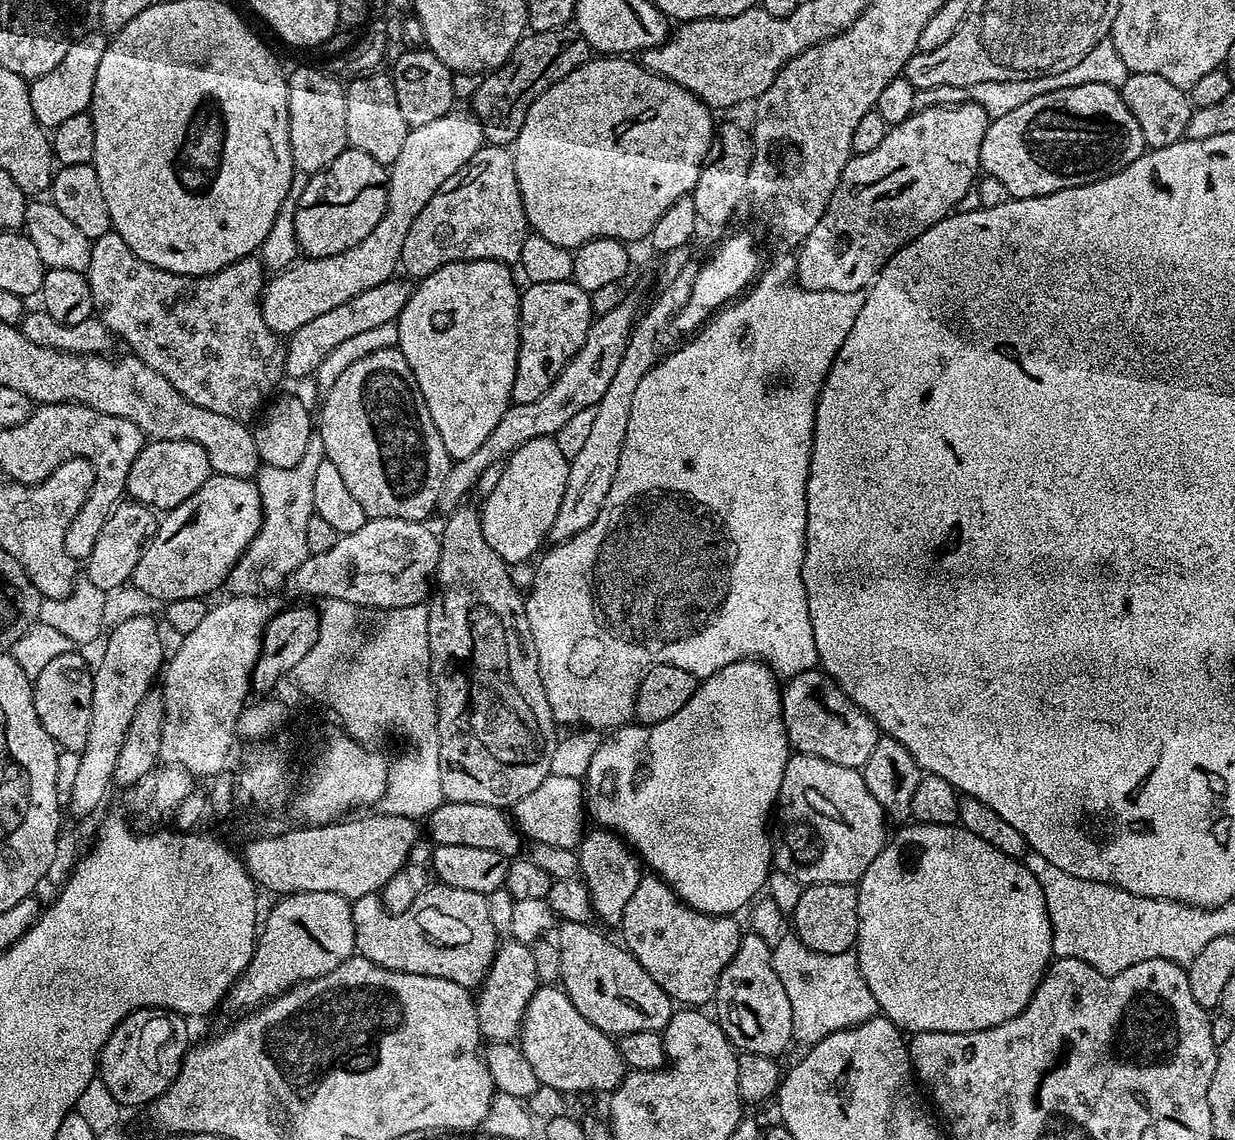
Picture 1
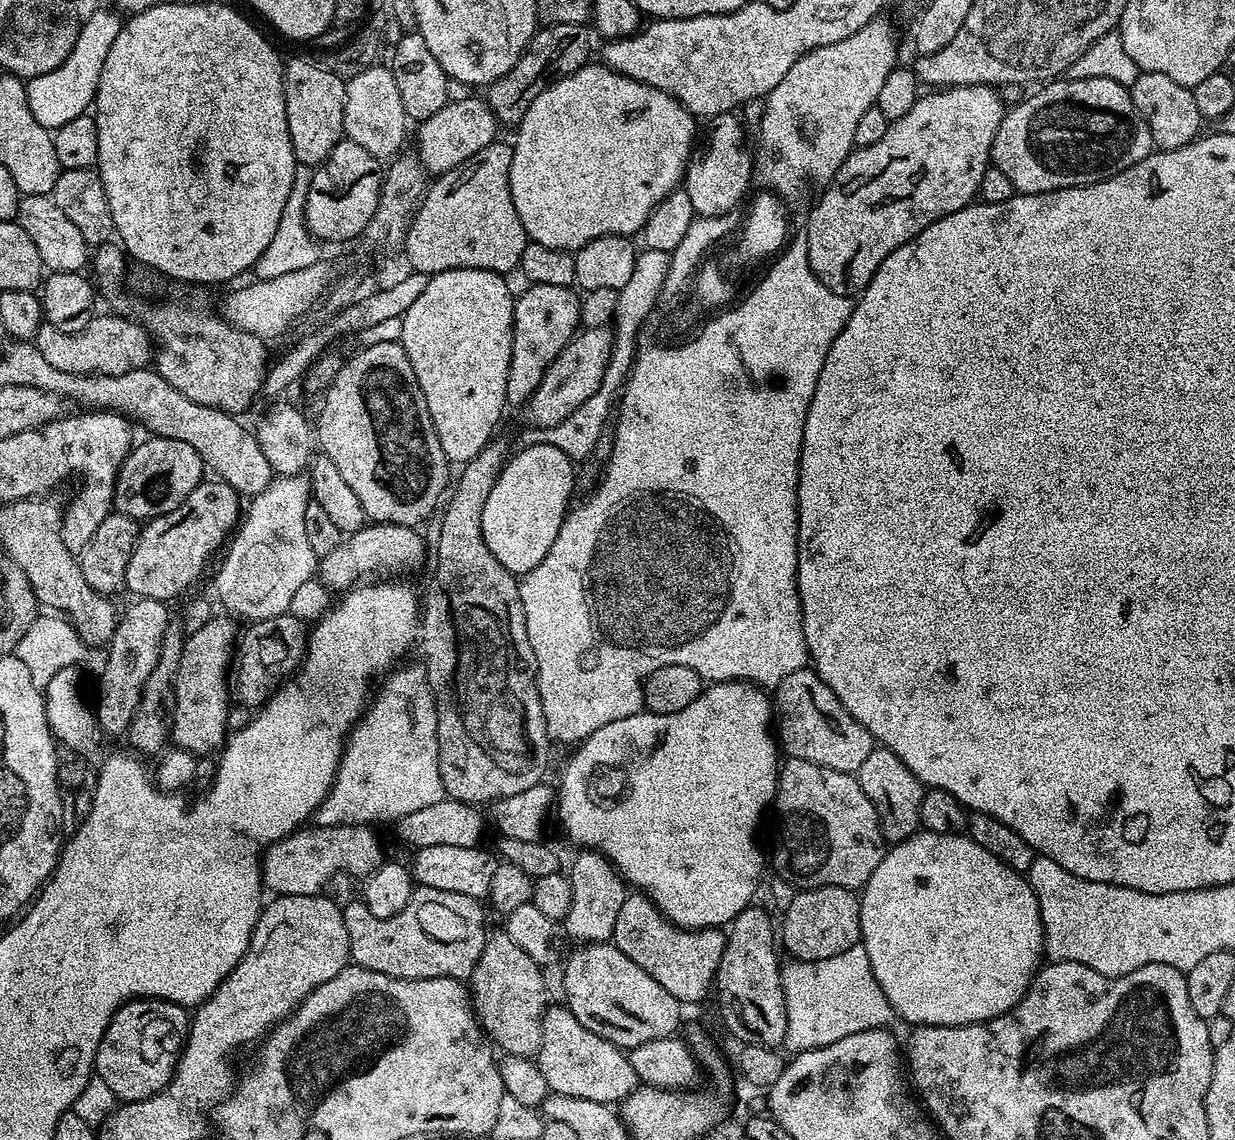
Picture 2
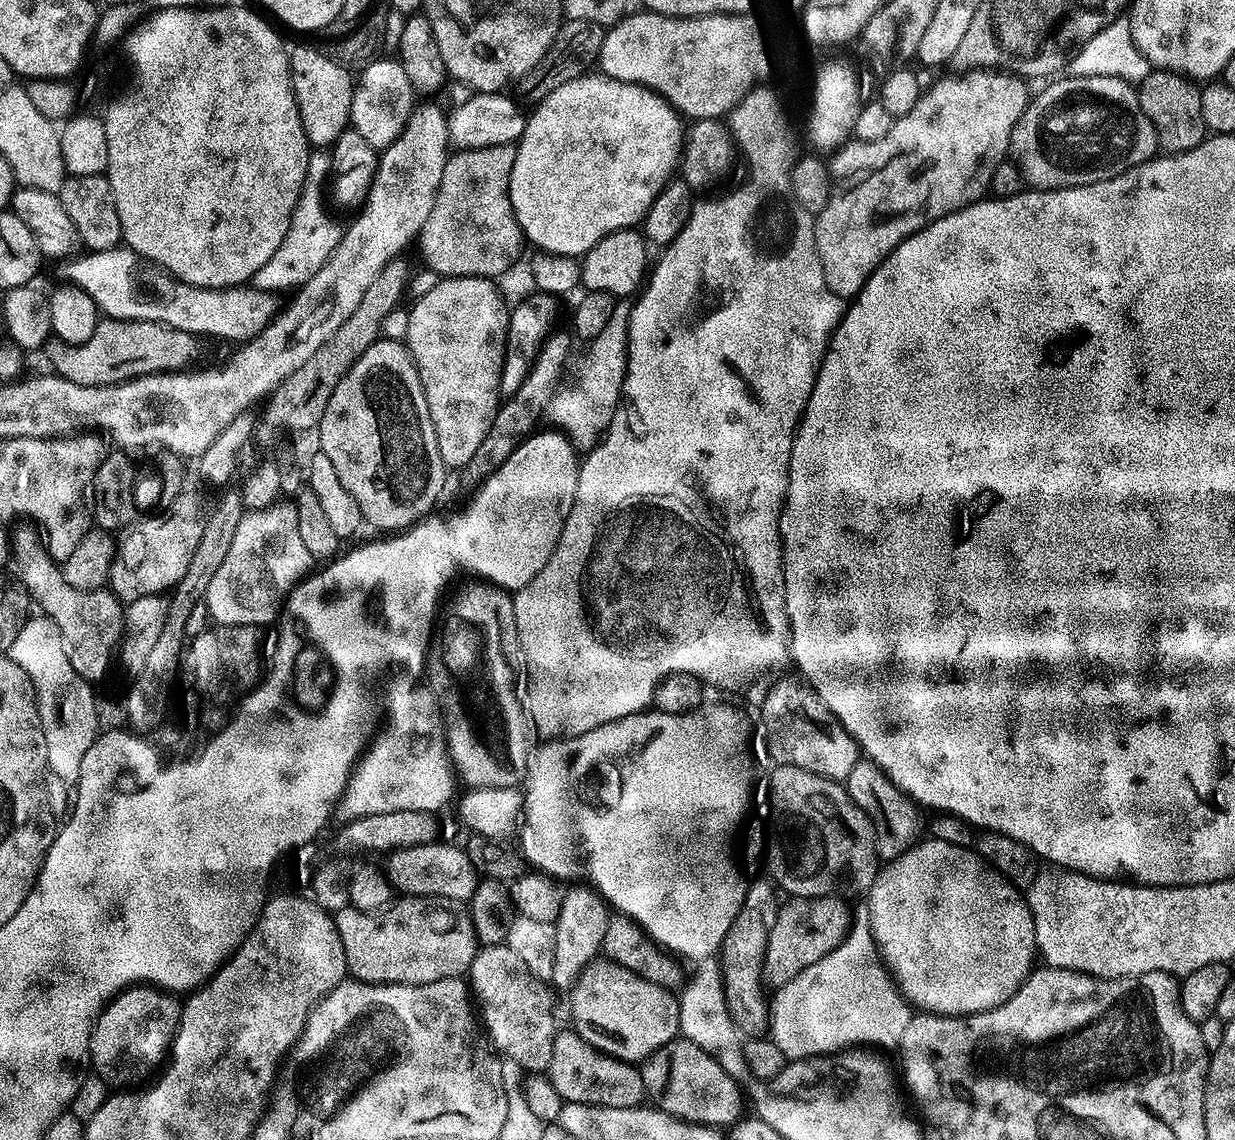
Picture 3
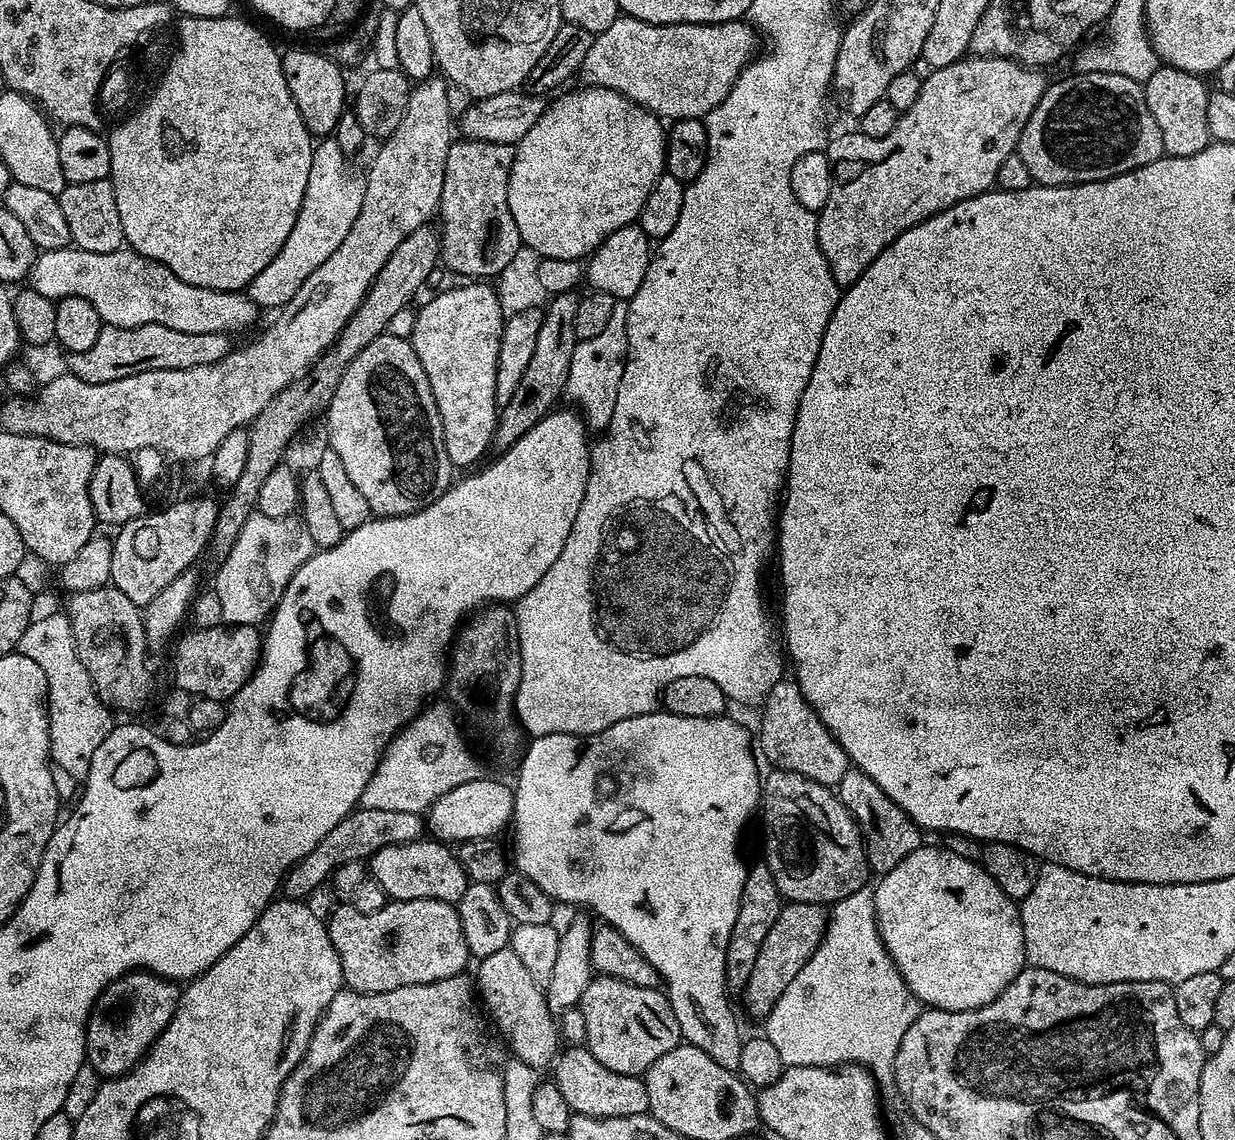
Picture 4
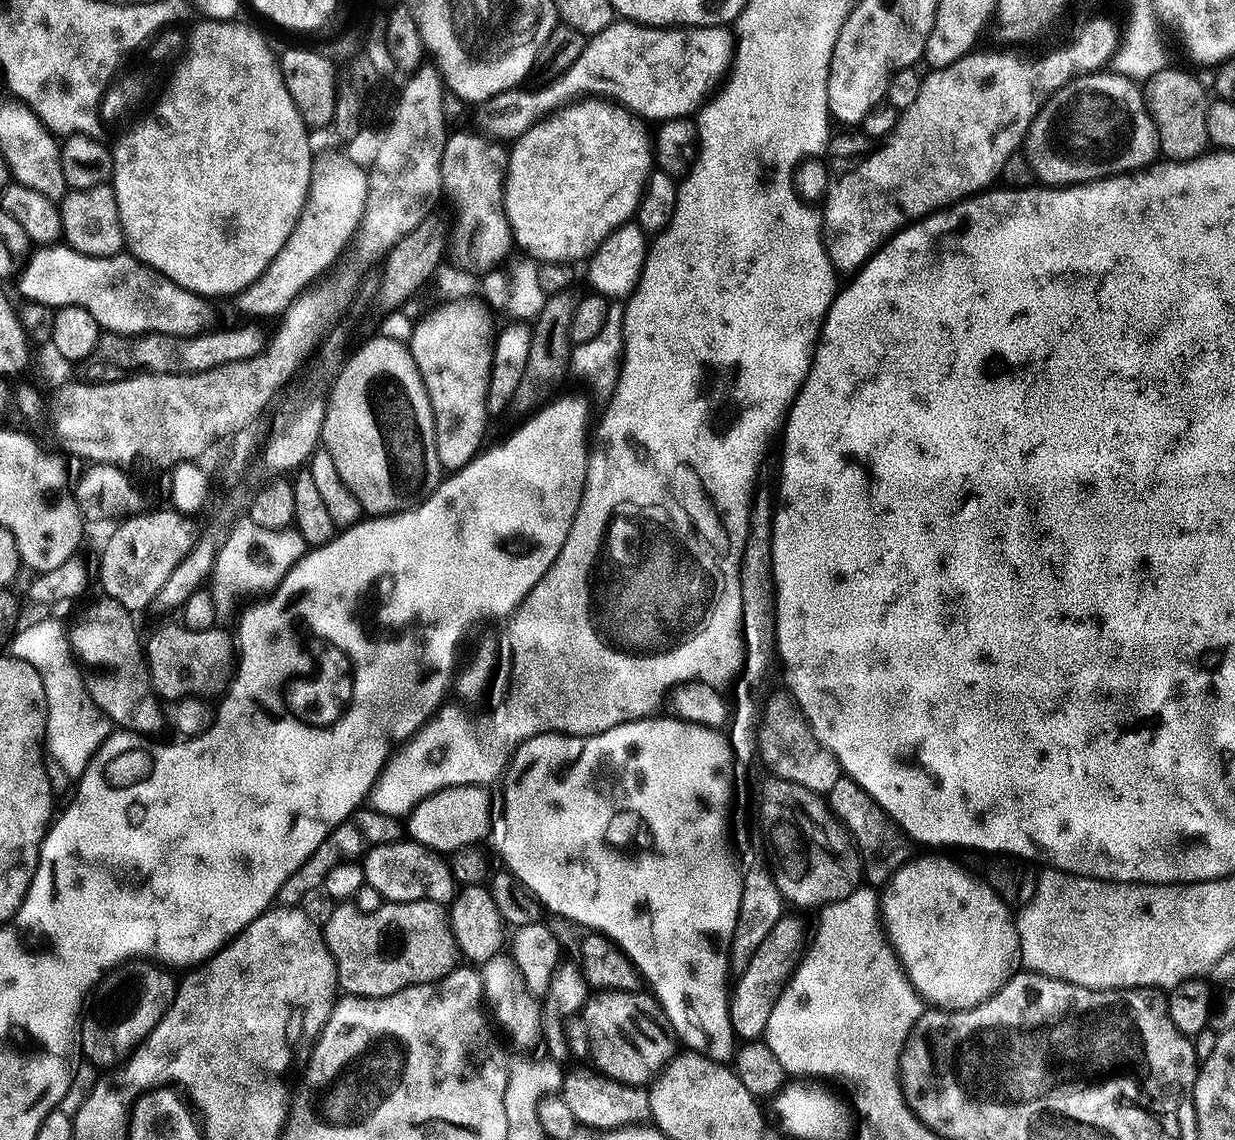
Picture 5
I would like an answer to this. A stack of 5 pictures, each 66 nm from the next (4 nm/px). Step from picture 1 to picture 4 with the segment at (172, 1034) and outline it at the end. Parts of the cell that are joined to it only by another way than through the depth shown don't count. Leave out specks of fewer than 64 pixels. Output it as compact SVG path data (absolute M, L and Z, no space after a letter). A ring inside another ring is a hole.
M133 970L127 976L120 977L105 988L104 993L96 1002L95 1014L88 1018L86 1046L84 1055L92 1069L104 1078L119 1078L132 1071L145 1056L148 1055L156 1039L166 1030L176 1012L176 1003L180 1000L181 989L173 981L165 980L147 970Z

